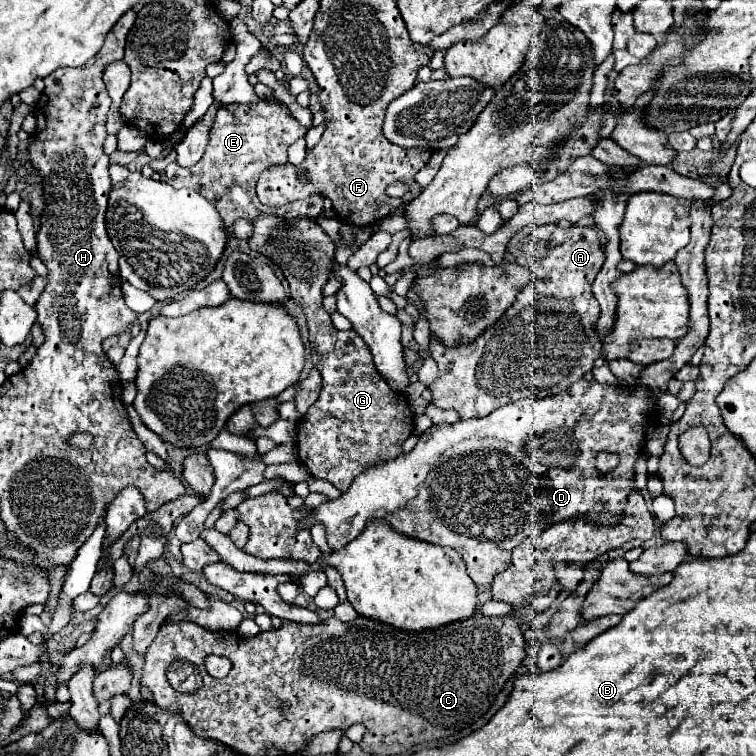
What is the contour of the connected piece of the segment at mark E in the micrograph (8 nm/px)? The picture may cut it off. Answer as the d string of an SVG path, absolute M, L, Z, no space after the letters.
M258 100L254 104L242 104L242 106L238 104L222 106L216 112L216 120L210 132L210 142L206 146L202 160L192 168L182 168L176 162L168 164L166 182L174 188L198 190L204 198L208 198L216 206L220 218L228 228L234 224L236 218L254 220L260 214L274 214L286 220L292 220L296 216L318 218L322 214L322 204L324 204L322 196L296 200L282 208L264 206L256 198L256 182L260 172L272 164L284 164L288 160L286 154L288 146L304 137L307 131L307 128L301 126L286 112L284 104L278 104L274 100Z

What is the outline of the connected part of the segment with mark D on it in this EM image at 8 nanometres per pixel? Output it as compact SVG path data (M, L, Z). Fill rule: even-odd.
M578 380L574 382L574 386L570 386L570 390L564 390L556 396L548 396L548 398L524 398L512 404L506 404L498 410L494 410L492 414L488 414L486 418L474 418L474 420L458 420L454 424L438 424L432 426L426 432L426 440L424 436L418 440L418 444L414 446L412 452L400 454L398 458L384 462L382 466L374 466L374 470L366 470L362 472L358 478L354 478L354 482L350 484L350 488L340 494L336 500L326 500L324 504L320 504L316 510L310 510L308 516L304 520L300 520L300 528L310 530L314 524L322 524L326 528L326 538L332 550L342 550L346 544L350 544L364 528L370 520L386 520L396 532L408 536L408 538L416 538L422 542L430 542L430 544L438 544L438 546L450 546L454 548L462 560L466 562L466 572L468 576L474 580L476 586L488 586L492 584L494 576L500 574L502 570L506 570L510 566L510 554L512 550L530 536L538 536L538 532L544 532L546 528L550 528L556 522L562 520L596 520L598 524L602 522L604 526L614 526L620 520L620 512L626 504L626 498L632 490L634 484L634 462L638 458L638 454L644 448L644 436L648 426L652 424L652 420L656 420L656 412L646 404L648 392L644 388L616 388L616 386L608 386L608 384L600 384L600 382L586 382L586 380ZM598 452L616 452L620 456L620 466L610 472L610 474L600 474L594 468L594 458ZM518 464L526 466L528 472L518 472Z

